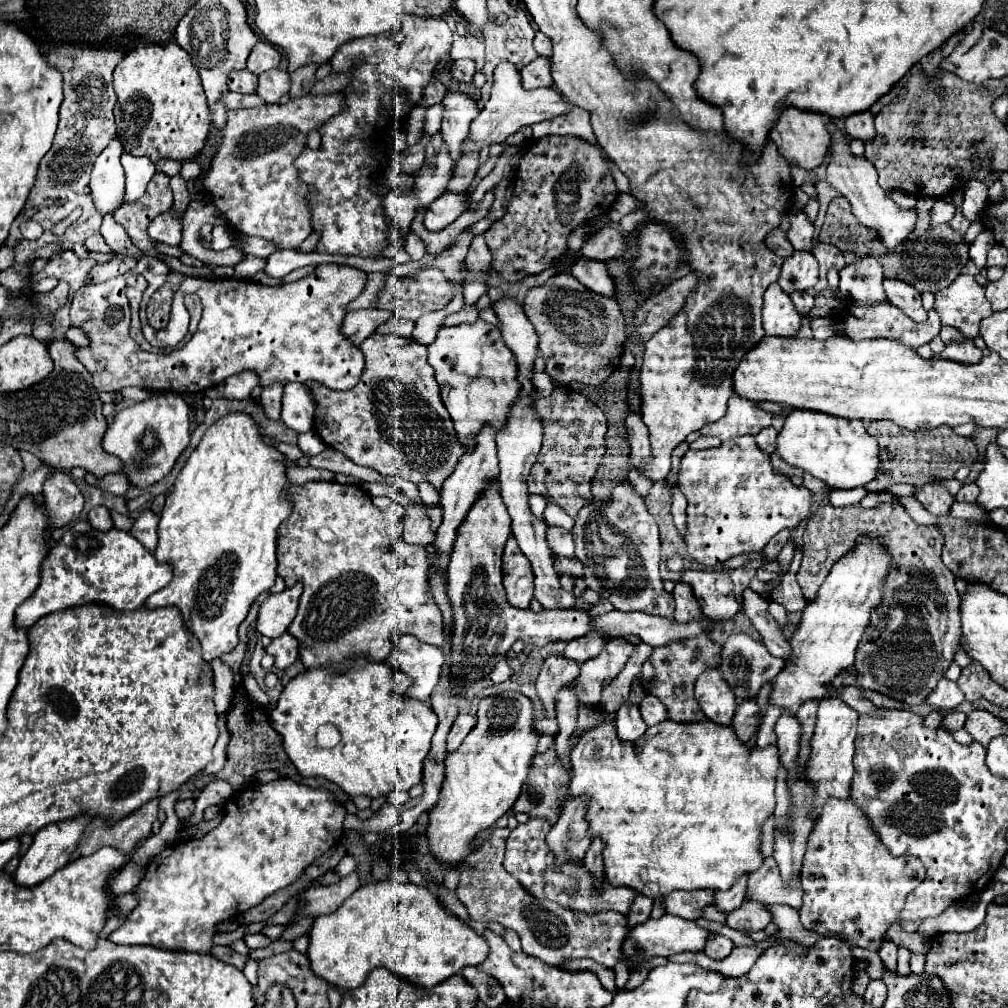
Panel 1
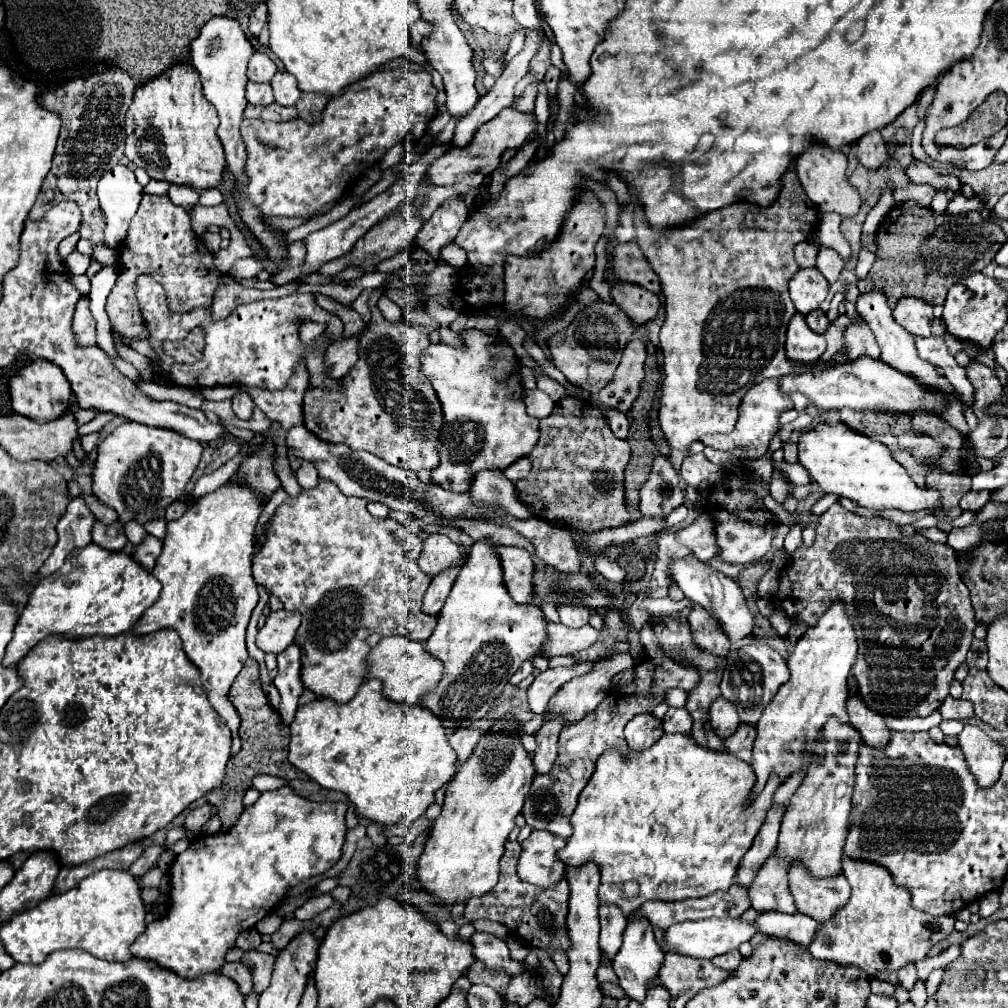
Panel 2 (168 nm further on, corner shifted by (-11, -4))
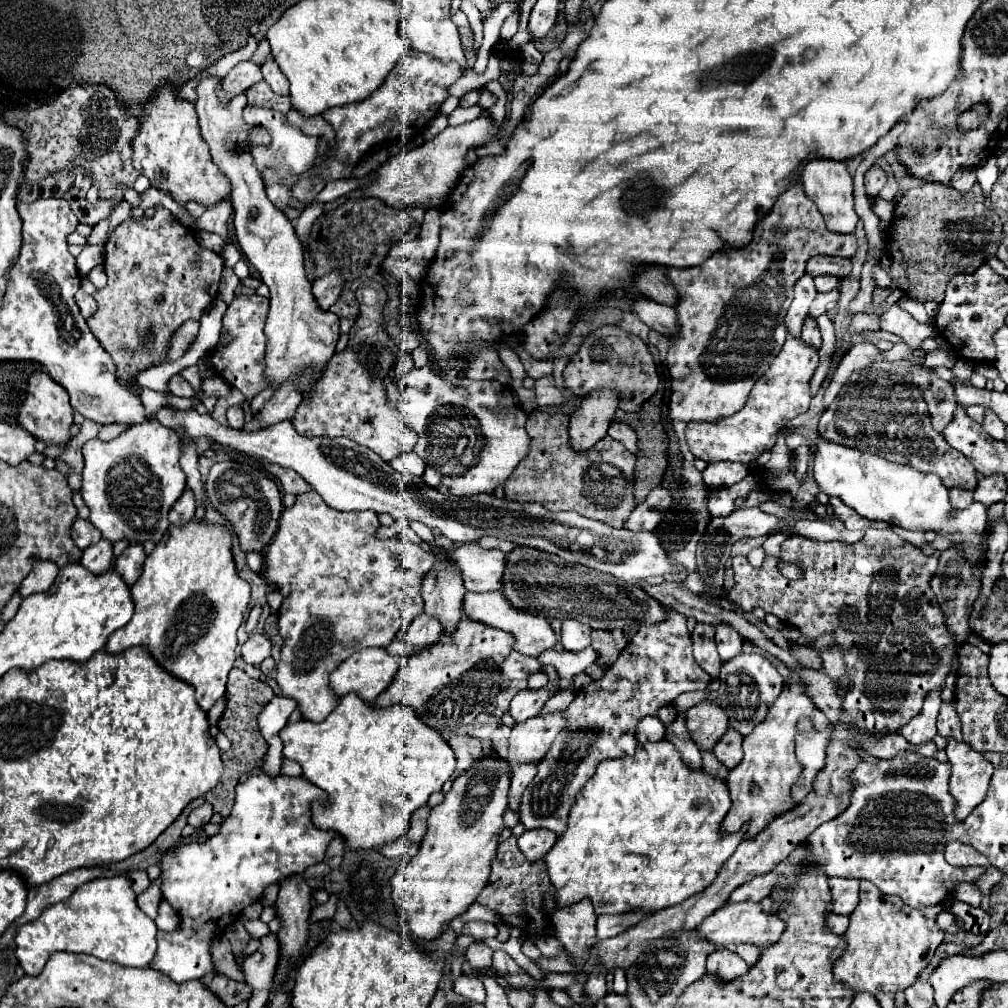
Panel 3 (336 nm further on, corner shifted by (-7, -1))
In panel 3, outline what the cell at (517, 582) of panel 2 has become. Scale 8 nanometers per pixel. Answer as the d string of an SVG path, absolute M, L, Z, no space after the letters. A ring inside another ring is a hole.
M464 543L456 549L442 551L432 545L432 553L440 559L452 561L464 581L466 591L500 591L506 555L498 549L482 549L476 543Z

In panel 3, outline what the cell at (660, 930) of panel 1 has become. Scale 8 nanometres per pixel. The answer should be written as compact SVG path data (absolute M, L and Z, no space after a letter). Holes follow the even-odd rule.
M744 901L744 903L726 903L722 909L712 913L700 927L698 933L706 937L710 943L722 947L722 945L740 945L740 943L750 943L756 947L766 947L770 943L776 943L784 931L784 921L776 915L764 913L760 903Z

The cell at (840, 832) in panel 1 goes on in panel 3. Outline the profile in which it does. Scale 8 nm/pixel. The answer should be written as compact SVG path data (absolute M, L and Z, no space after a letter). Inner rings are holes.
M860 881L860 903L850 915L850 927L844 933L848 949L834 963L834 981L848 985L856 993L898 993L908 989L928 967L936 947L944 939L944 931L936 925L938 907L912 909L896 895L886 895L870 881Z

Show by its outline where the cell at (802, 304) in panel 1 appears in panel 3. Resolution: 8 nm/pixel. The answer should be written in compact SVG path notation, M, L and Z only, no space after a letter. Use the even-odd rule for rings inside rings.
M806 319L804 321L804 327L802 327L802 341L806 345L812 345L814 349L820 349L822 347L822 337L820 337L820 329L816 325L814 319Z

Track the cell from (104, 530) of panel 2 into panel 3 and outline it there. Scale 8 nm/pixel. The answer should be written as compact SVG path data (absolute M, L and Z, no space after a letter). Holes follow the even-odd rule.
M98 541L94 545L90 545L88 549L84 549L84 555L82 555L82 565L100 575L104 571L110 569L110 561L112 561L112 543L110 541Z

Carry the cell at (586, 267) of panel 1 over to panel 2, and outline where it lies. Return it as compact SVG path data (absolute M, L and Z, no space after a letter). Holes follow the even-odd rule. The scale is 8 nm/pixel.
M614 282L610 284L610 296L612 302L620 306L636 324L646 324L648 320L652 320L660 306L658 296L638 284Z

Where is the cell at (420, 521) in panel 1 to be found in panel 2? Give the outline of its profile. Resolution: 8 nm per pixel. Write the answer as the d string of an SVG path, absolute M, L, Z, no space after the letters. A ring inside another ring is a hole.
M428 534L424 538L418 566L426 574L436 576L438 572L450 568L456 560L460 560L460 550L456 542L452 542L446 534Z

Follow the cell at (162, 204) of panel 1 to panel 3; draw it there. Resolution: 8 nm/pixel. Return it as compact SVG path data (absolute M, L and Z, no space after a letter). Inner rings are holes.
M156 207L154 217L146 219L126 219L122 221L108 237L104 245L104 271L108 275L108 285L94 293L98 303L96 313L88 319L90 331L96 335L100 345L110 353L112 361L116 361L116 373L120 373L120 381L132 381L132 389L140 395L140 385L136 383L136 375L144 369L160 365L170 349L170 339L174 331L188 319L200 319L210 303L218 297L220 283L220 261L222 257L214 251L206 251L200 247L194 233L182 225L174 225L172 213L164 207ZM200 255L200 265L194 267L192 259Z

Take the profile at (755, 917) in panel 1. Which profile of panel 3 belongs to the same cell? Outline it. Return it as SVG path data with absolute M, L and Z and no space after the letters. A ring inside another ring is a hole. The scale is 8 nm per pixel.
M830 915L828 921L826 921L826 925L828 925L828 929L830 929L832 933L844 935L846 929L848 929L848 921L850 921L848 915Z

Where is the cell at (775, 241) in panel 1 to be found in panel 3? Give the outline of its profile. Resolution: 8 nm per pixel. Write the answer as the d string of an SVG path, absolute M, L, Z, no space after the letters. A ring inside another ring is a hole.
M812 257L806 265L806 273L816 275L832 275L832 277L848 277L852 273L850 259L836 259L836 257Z

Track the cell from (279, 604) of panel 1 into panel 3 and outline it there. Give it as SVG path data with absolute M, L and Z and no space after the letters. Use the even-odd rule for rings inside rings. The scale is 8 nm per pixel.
M250 635L250 639L242 645L242 659L250 665L260 665L266 657L270 657L272 643L270 639L262 635Z

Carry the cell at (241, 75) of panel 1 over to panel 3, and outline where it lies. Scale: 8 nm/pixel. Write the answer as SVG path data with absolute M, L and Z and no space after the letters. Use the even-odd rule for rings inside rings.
M264 81L252 85L246 91L246 97L248 97L248 105L270 107L270 109L276 109L276 111L282 111L282 113L288 113L290 111L290 97L276 95Z

